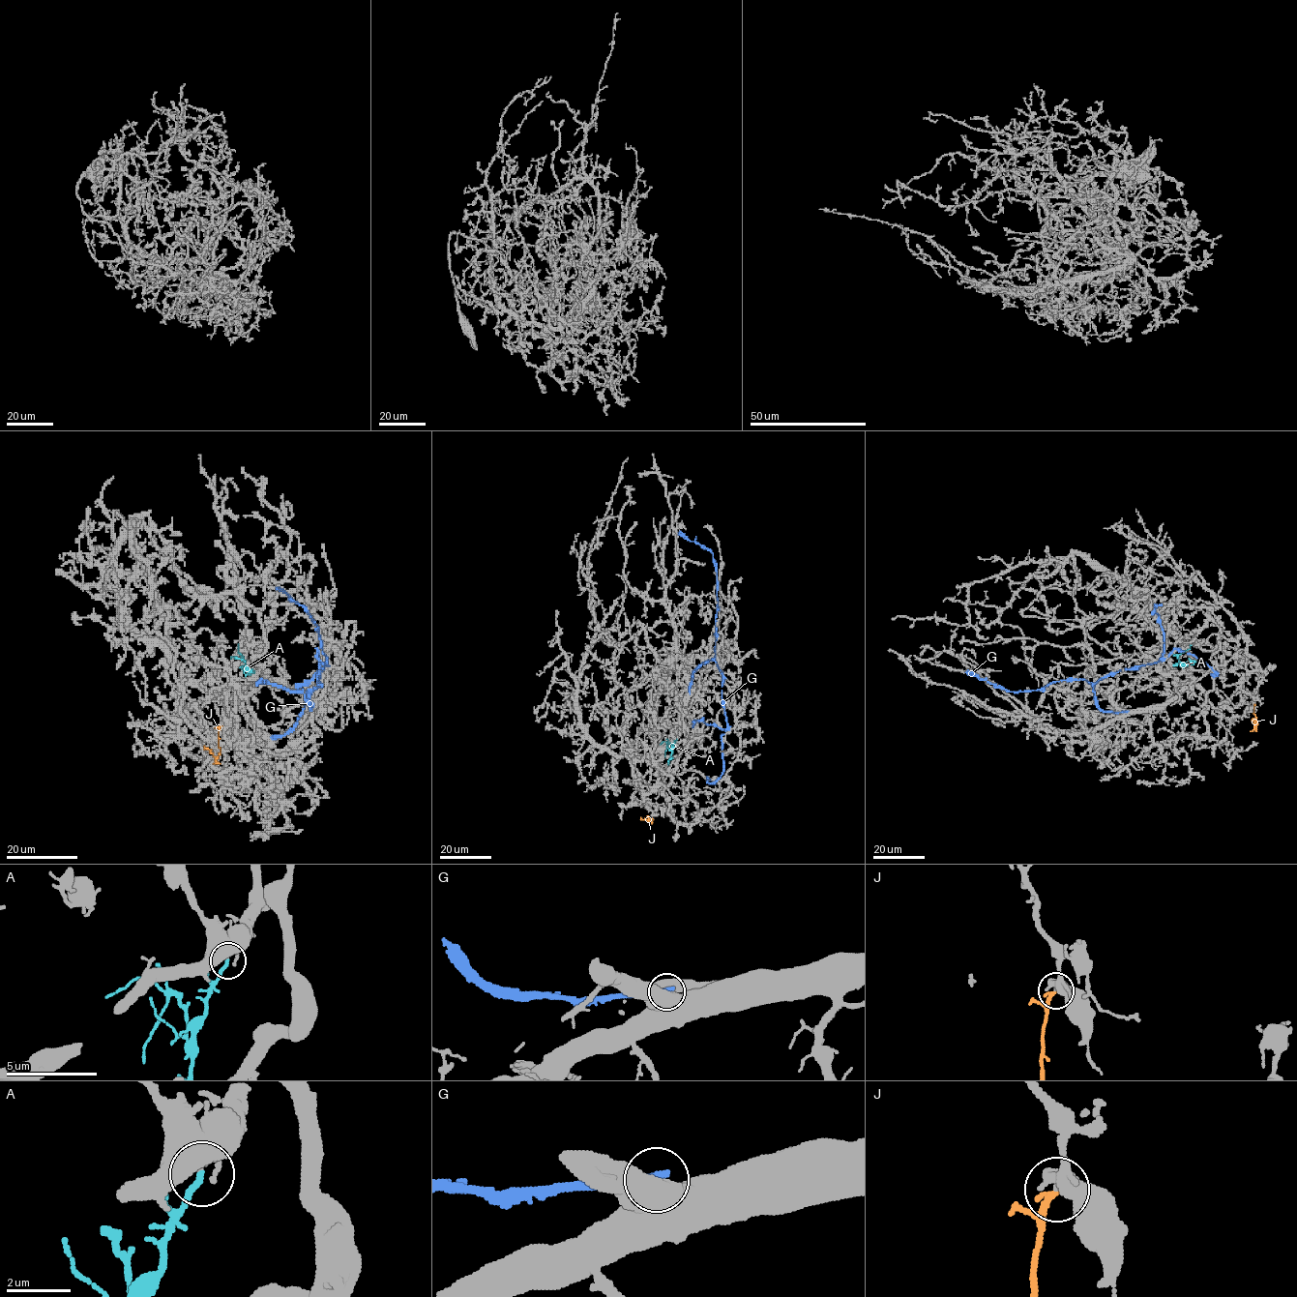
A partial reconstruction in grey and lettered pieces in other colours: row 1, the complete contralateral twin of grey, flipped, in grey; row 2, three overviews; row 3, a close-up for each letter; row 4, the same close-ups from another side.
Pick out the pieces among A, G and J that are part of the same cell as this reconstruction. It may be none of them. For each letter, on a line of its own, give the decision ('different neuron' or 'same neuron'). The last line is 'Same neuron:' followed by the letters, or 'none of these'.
A: same neuron
G: different neuron
J: same neuron
Same neuron: A, J

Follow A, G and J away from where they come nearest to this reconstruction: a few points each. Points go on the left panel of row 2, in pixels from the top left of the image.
A: (254, 671), (248, 670), (238, 652), (238, 643)
G: (272, 735), (284, 734), (296, 722), (318, 685), (323, 664), (316, 648), (319, 670), (296, 685)
J: (221, 725), (219, 756), (216, 758), (204, 747)

